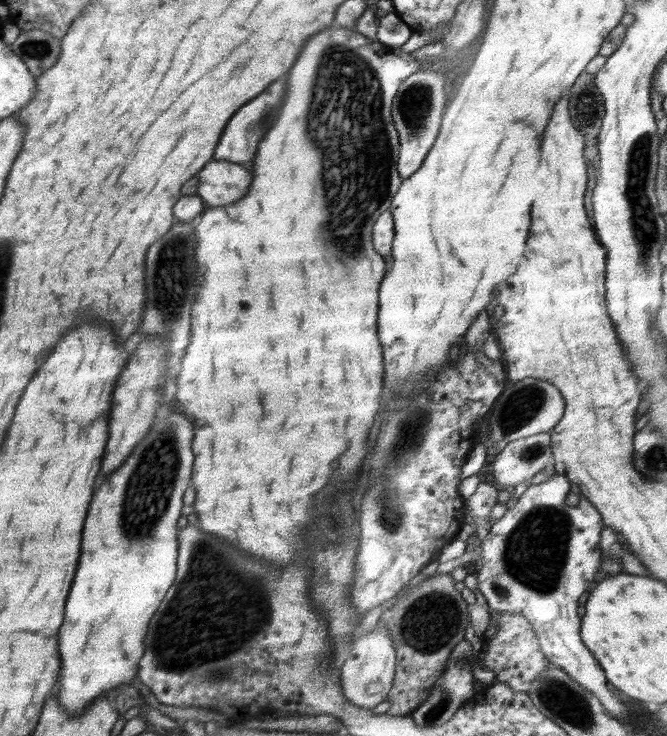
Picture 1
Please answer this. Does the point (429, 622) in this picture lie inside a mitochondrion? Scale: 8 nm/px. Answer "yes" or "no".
yes

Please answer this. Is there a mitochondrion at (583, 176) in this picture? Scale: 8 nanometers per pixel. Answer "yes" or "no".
no

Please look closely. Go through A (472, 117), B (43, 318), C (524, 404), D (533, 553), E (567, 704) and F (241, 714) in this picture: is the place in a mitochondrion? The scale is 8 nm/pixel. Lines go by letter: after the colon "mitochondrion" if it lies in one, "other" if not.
A: other
B: other
C: mitochondrion
D: mitochondrion
E: mitochondrion
F: other

